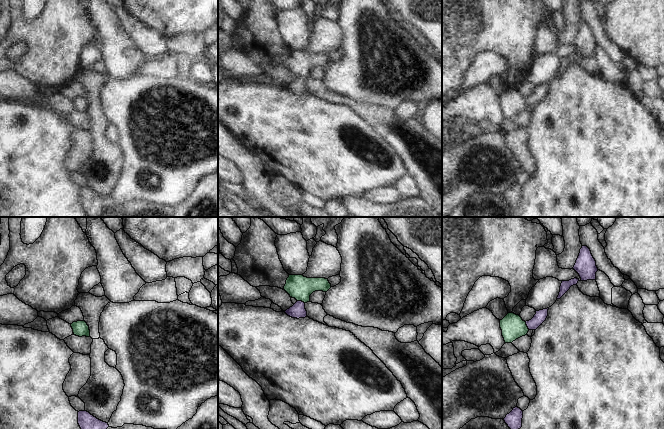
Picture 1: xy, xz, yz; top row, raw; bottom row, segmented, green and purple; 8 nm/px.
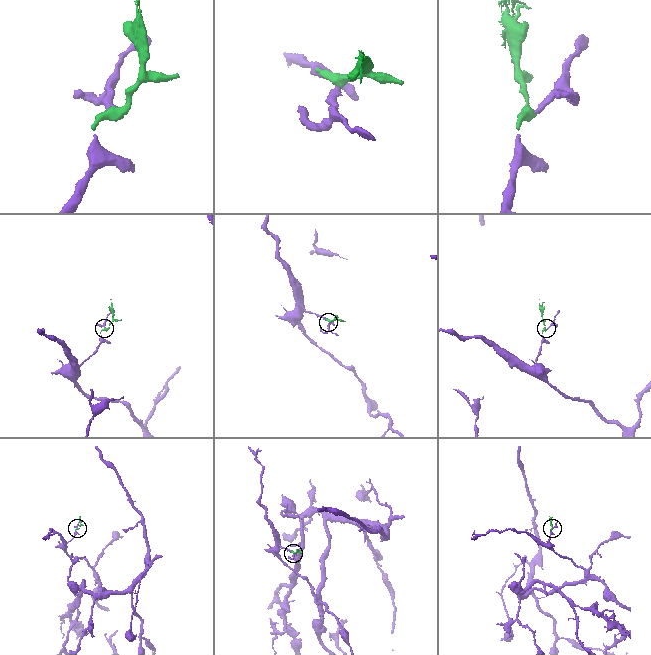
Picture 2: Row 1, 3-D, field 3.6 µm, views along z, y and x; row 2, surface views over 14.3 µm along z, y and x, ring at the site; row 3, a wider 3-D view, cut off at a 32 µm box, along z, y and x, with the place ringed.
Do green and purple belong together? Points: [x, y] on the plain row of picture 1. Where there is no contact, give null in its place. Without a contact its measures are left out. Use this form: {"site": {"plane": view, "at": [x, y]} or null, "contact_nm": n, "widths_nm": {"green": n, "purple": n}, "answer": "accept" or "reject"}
{"site": {"plane": "xz", "at": [301, 76]}, "contact_nm": 70, "widths_nm": {"green": 190, "purple": 120}, "answer": "accept"}

